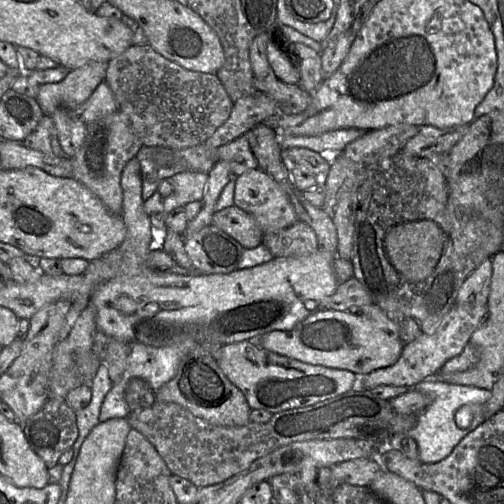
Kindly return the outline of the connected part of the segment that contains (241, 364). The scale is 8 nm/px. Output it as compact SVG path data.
M250 341L222 345L217 364L242 392L251 409L264 409L272 414L311 406L347 393L356 380L356 374L351 371L305 363L257 347Z

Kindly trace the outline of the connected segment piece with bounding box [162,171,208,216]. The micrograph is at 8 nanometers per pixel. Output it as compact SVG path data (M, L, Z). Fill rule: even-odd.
M183 171L172 176L172 179L174 192L163 199L163 216L177 207L184 207L193 201L201 201L208 173Z

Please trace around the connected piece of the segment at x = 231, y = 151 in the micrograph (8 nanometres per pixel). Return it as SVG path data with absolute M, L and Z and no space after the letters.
M241 135L218 147L217 152L218 161L228 162L233 176L239 176L248 170L258 168L258 161L251 151L246 135Z

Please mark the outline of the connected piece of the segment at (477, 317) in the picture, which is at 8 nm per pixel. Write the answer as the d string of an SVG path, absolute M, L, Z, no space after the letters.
M456 304L444 315L434 333L424 334L404 346L398 360L387 367L366 374L362 381L365 389L379 385L406 386L414 388L418 383L434 377L448 360L458 356L472 337L477 327L487 318L487 306L463 308Z

